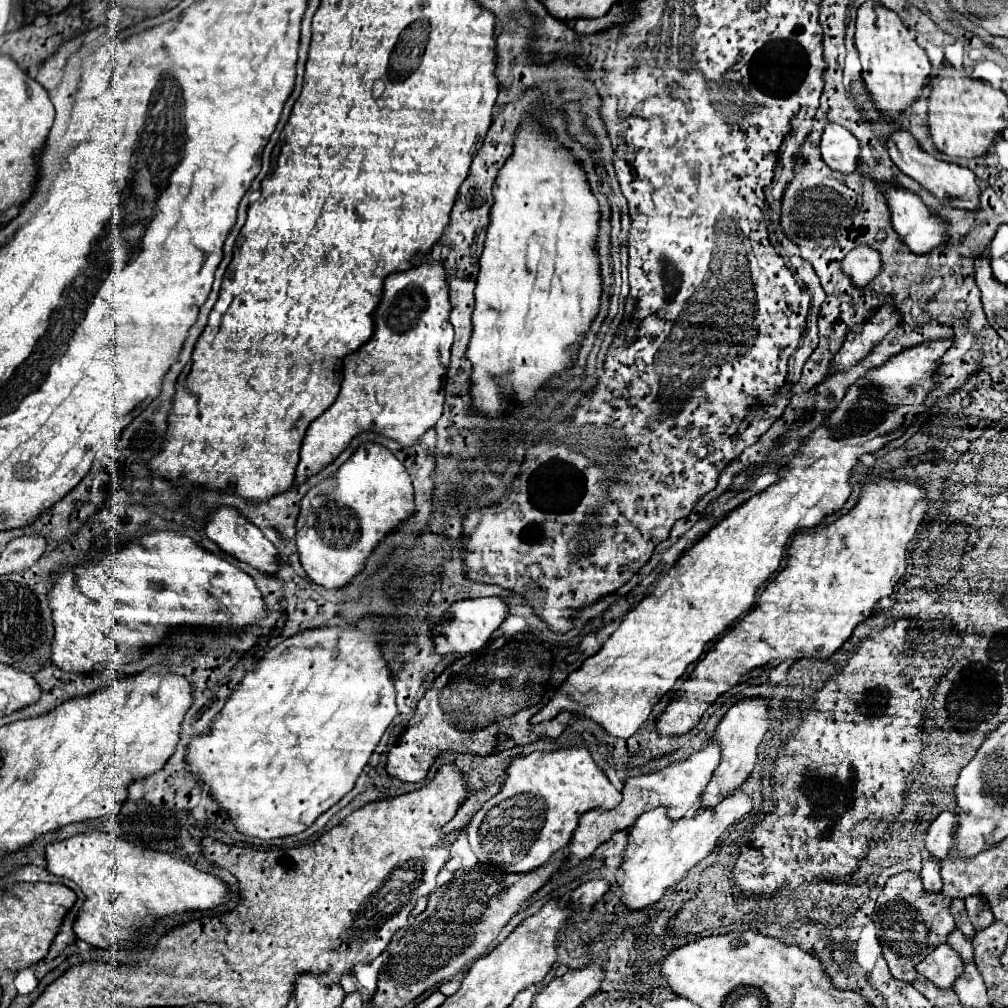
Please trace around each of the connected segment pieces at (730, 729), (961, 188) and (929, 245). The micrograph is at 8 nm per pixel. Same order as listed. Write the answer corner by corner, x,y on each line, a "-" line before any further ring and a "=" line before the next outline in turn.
747,698
729,708
729,712
719,722
711,738
721,744
721,764
713,772
713,778
707,790
701,796
701,806
717,806
731,790
737,790
751,774
757,758
757,746
763,740
767,728
771,726
771,710
763,698
=
899,130
899,132
891,134
891,138
887,140
887,150
889,150
889,156
891,156
893,164
903,174
907,174
915,182
919,182
923,188
927,188
943,204
949,204
951,208
959,208
959,210
965,210
965,212
979,210
979,194
981,194
981,188
977,184
975,174
969,168
961,168
957,164
947,164
947,162
941,162
941,160
933,158
931,154
923,152
917,146
917,140
909,132
905,132
905,130
=
887,188
891,222
901,240
915,254
927,254
947,240
947,226
909,190

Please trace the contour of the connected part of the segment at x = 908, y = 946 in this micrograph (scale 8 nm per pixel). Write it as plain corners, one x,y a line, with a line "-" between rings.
901,872
887,880
885,888
877,898
877,908
873,912
873,922
877,928
877,938
883,948
883,956
889,964
891,974
903,982
915,982
921,976
915,966
939,944
947,942
947,936
955,930
955,922
949,912
951,898
943,894
931,894
923,890
921,878
913,872

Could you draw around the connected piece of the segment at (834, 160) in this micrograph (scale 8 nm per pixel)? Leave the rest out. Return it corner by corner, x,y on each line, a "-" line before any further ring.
827,124
821,138
821,156
829,168
851,174
857,168
859,142
843,126

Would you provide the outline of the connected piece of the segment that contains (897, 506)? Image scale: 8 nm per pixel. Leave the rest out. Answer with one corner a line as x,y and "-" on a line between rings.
877,480
867,482
861,490
857,506
837,518
823,530
811,532
807,536
793,536
787,548
787,566
773,582
767,584
757,604
725,632
713,648
697,662
693,674
675,692
667,710
657,720
659,736
683,736
693,726
699,724
705,710
717,700
717,696
729,692
733,686
747,682
747,674
759,666
779,666
783,662
795,660
827,660
833,656
843,642
851,636
853,628
871,616
877,600
891,596
895,584
907,568
907,544
915,536
929,502
925,500
925,490
919,484
897,482
897,480

